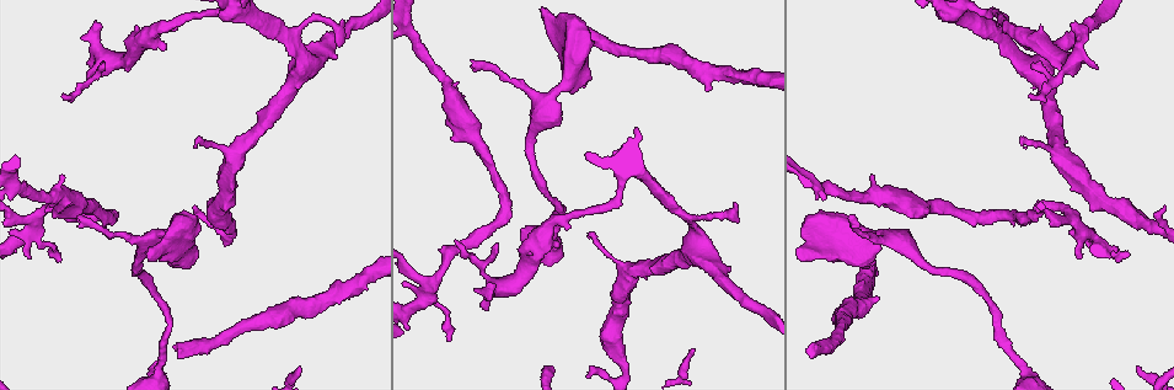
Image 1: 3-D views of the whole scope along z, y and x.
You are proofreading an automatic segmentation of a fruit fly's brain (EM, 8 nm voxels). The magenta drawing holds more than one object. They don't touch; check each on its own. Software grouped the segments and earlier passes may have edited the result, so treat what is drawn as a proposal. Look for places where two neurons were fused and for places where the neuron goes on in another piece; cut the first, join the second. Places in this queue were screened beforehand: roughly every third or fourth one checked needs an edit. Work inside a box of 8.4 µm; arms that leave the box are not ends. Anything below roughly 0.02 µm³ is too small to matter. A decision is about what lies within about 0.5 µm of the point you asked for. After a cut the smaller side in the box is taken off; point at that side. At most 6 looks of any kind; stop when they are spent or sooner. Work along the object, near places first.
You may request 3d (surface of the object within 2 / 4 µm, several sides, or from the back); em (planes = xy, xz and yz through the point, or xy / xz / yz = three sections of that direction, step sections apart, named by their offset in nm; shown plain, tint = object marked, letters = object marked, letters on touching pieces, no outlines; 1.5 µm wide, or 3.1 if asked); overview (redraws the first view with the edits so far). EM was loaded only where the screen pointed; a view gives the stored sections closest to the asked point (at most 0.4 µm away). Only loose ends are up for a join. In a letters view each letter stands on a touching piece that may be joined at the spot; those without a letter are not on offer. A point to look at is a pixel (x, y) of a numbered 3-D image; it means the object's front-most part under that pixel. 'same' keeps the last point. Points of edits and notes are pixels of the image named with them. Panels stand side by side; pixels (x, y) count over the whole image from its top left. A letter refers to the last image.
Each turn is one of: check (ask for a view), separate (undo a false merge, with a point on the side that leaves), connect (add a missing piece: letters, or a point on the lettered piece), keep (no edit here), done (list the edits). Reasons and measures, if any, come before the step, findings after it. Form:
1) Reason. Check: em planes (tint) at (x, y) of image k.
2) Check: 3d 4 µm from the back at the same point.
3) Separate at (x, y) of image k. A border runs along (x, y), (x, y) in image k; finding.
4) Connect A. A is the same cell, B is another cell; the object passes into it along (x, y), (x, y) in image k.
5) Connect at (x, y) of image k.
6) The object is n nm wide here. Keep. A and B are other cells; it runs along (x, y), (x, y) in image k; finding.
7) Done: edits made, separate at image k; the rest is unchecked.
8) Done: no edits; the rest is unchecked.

Tapers out. Check: em xy step 8 (letters) at (457, 241) of image 1.

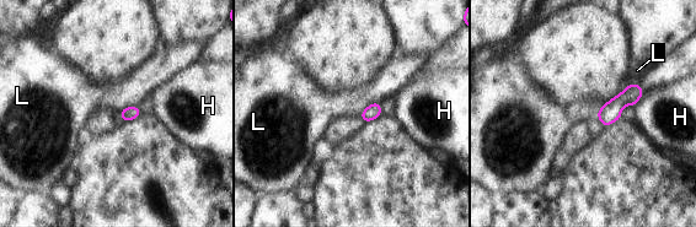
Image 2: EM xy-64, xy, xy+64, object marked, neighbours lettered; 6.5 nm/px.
Keep. H and L are other cells; a border runs along (643, 92), (632, 106) in image 2; no lettered piece goes on from it.

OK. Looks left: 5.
Free end. Check: em planes (letters) at (852, 216) of image 1.

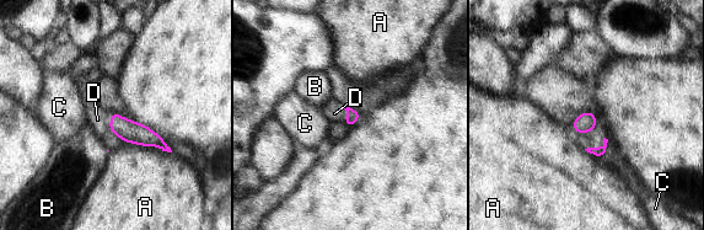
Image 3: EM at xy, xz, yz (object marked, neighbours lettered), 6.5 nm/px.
Connect D. D is the same cell, A, B and C are other cells; the neuron continues.

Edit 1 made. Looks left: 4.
See it whole again. Check: overview.

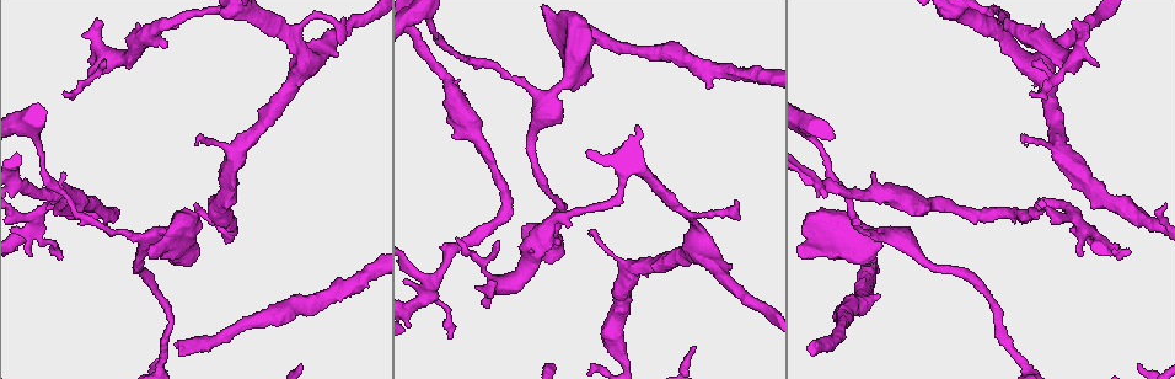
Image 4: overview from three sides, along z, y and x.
An open end. Check: 3d 2 µm at (180, 354) of image 4.

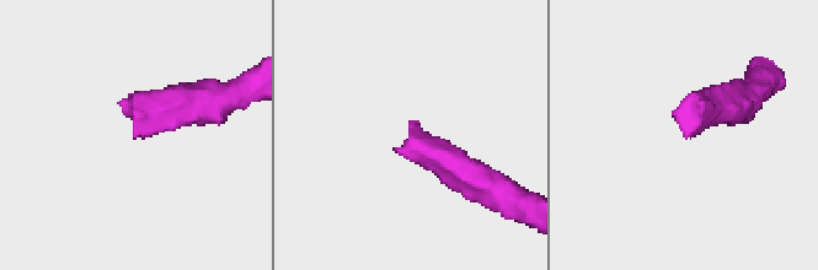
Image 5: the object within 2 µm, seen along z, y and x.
Check: em xz step 4 (letters) at (135, 132) of image 5.

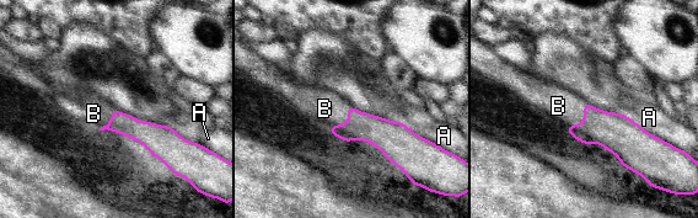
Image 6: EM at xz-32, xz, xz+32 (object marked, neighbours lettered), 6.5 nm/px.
Connect B. B is the same cell, A is another cell; the object passes into it along (617, 133), (584, 122), (558, 106) in image 6; the neuron continues.

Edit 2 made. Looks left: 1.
Done: edits made, connect at image 3, connect at image 6; the rest is unchecked.

